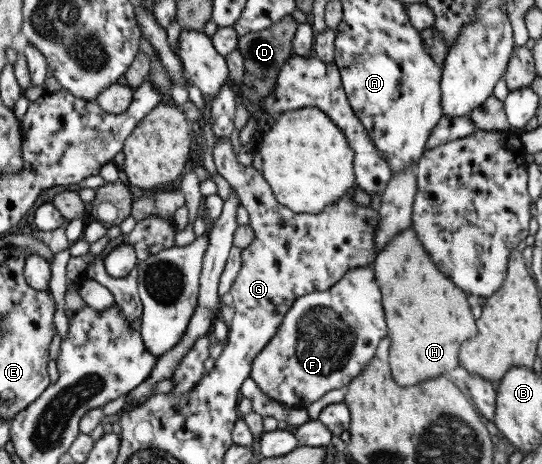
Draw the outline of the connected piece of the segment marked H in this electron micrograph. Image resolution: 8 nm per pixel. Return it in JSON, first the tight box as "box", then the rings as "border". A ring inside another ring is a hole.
{"box":[372,227,477,387],"border":[[[412,227],[398,233],[394,240],[390,240],[390,244],[386,244],[382,252],[377,254],[372,270],[382,290],[382,304],[388,322],[388,336],[391,338],[389,366],[394,380],[400,386],[409,387],[429,378],[444,376],[458,367],[461,344],[477,335],[475,318],[468,302],[469,295],[460,292],[452,279],[438,271]]]}

